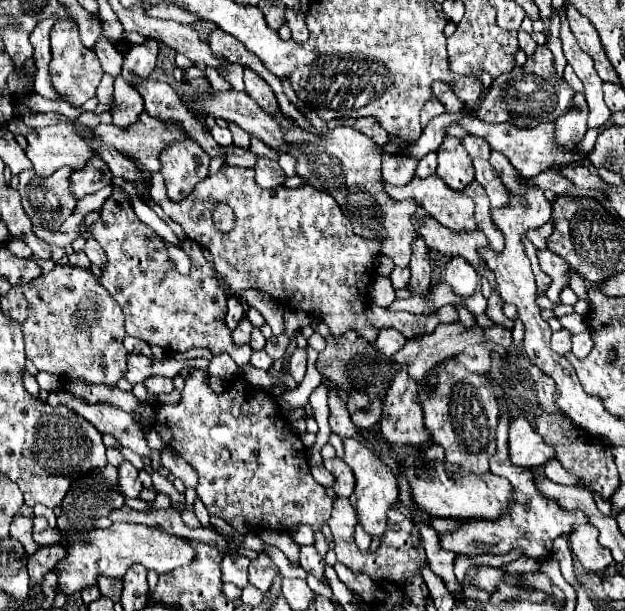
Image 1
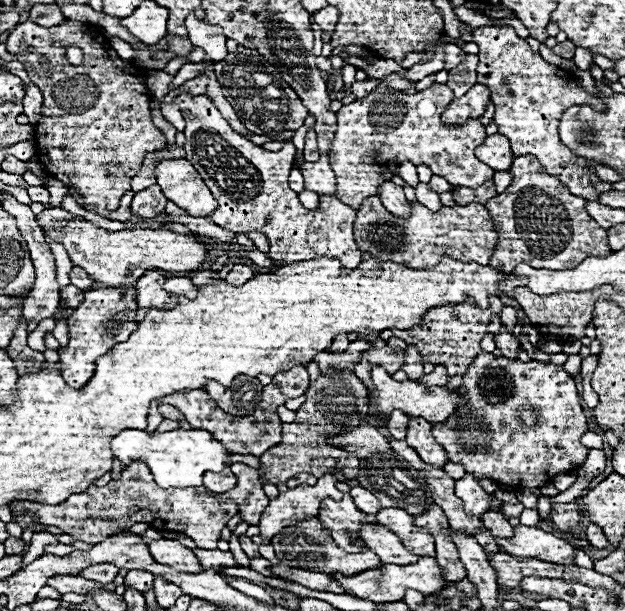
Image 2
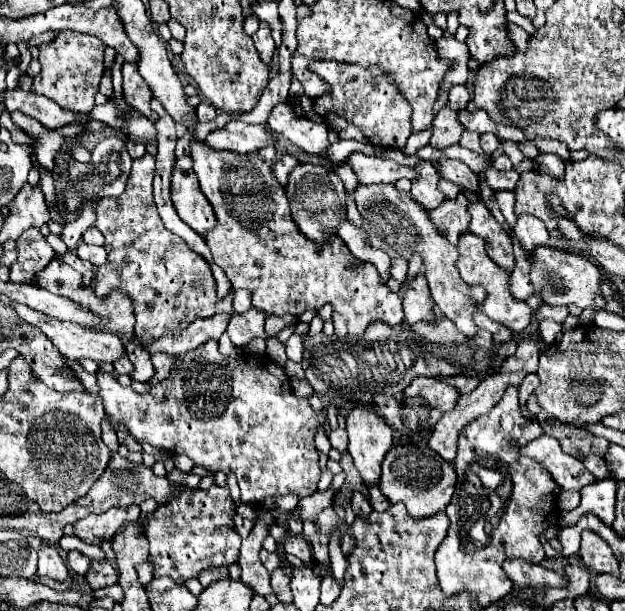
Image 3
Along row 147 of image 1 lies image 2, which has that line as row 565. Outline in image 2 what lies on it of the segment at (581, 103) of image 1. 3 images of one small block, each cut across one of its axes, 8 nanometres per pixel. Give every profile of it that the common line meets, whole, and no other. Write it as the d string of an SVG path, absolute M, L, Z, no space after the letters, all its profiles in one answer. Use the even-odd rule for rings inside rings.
M516 526L514 536L510 540L496 538L496 542L504 552L510 552L512 556L534 556L538 560L546 560L562 566L572 566L574 554L578 550L564 538L528 526Z

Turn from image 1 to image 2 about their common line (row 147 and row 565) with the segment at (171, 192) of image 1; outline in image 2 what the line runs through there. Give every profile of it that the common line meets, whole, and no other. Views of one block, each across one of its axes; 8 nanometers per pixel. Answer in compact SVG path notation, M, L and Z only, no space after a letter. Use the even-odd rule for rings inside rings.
M168 538L152 540L152 542L148 542L148 548L150 548L150 554L154 556L154 560L160 564L178 566L178 570L182 570L182 572L202 570L194 552L186 546L182 546L178 540L168 540Z

